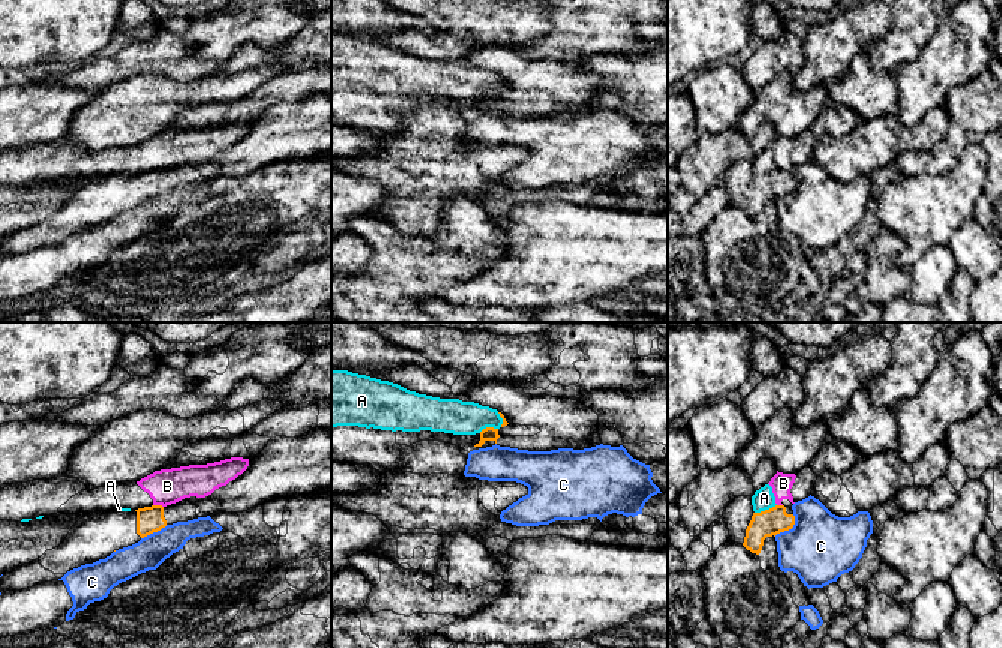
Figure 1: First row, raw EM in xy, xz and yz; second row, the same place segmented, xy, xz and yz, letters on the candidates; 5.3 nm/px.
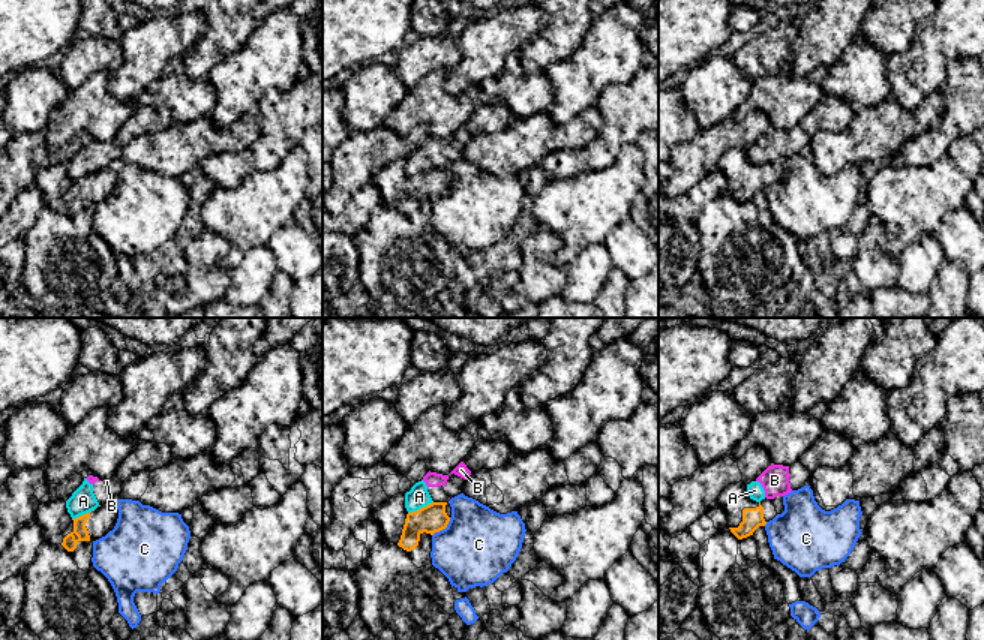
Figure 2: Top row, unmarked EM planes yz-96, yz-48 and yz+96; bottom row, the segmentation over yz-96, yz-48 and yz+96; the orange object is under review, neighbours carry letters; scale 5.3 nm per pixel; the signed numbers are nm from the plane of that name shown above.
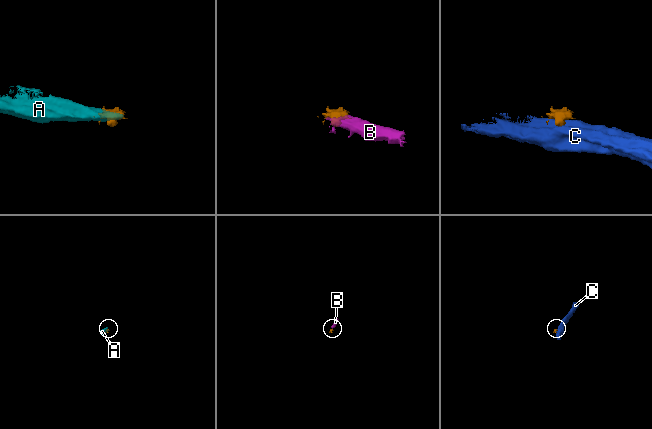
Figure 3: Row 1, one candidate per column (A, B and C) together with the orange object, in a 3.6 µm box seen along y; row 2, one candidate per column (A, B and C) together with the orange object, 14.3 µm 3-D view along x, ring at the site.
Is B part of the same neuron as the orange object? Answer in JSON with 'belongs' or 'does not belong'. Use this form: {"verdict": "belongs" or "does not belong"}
{"verdict": "does not belong"}

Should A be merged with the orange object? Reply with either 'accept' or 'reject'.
reject

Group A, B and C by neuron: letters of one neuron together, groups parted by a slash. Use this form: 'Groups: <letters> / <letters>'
Groups: A B / C

